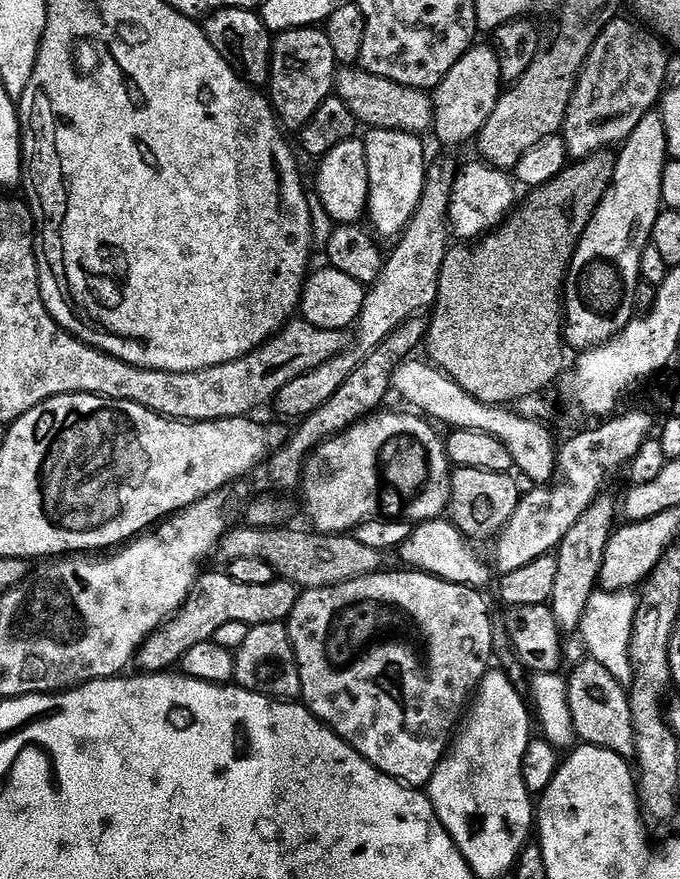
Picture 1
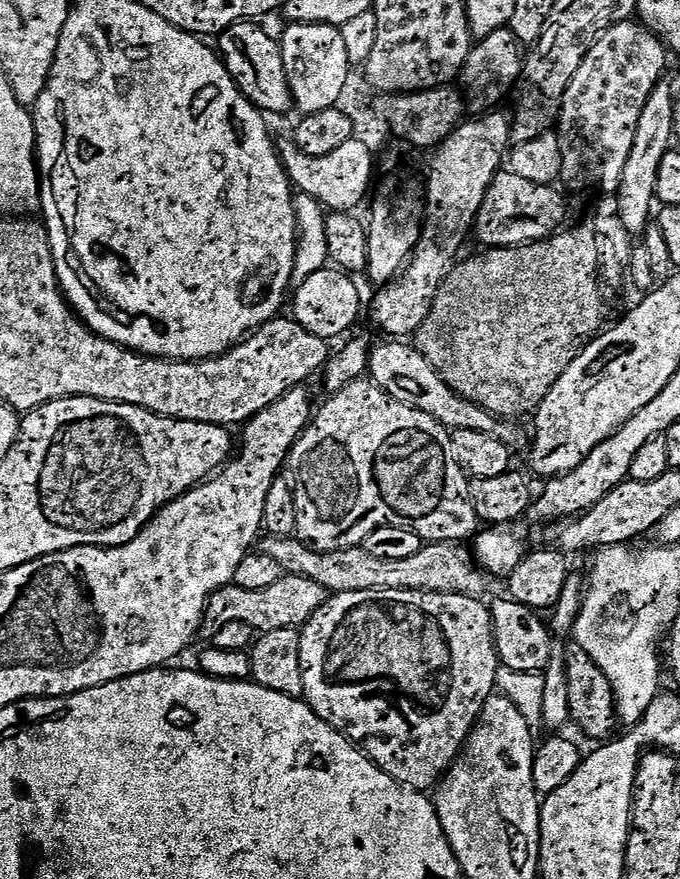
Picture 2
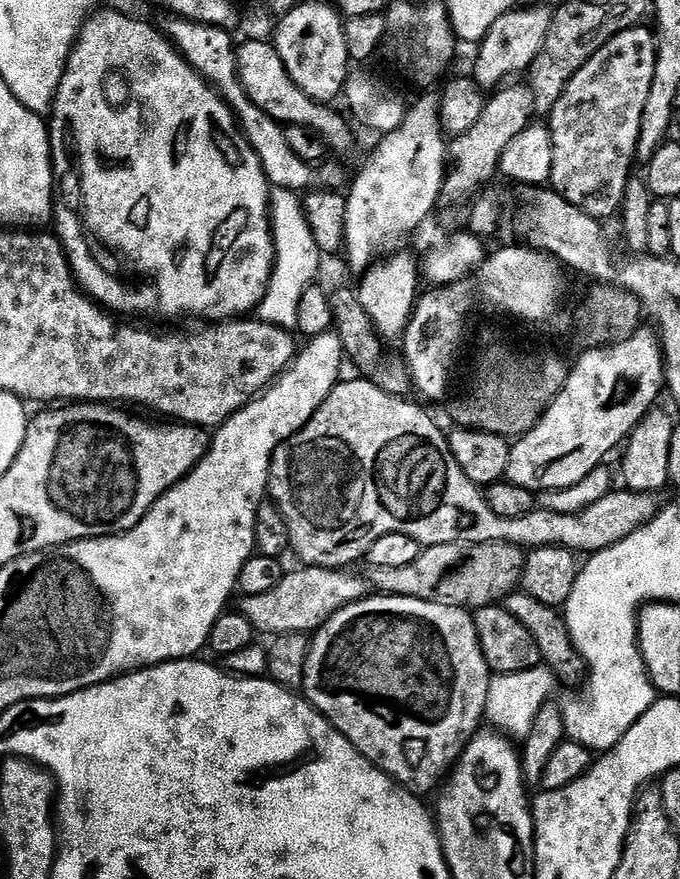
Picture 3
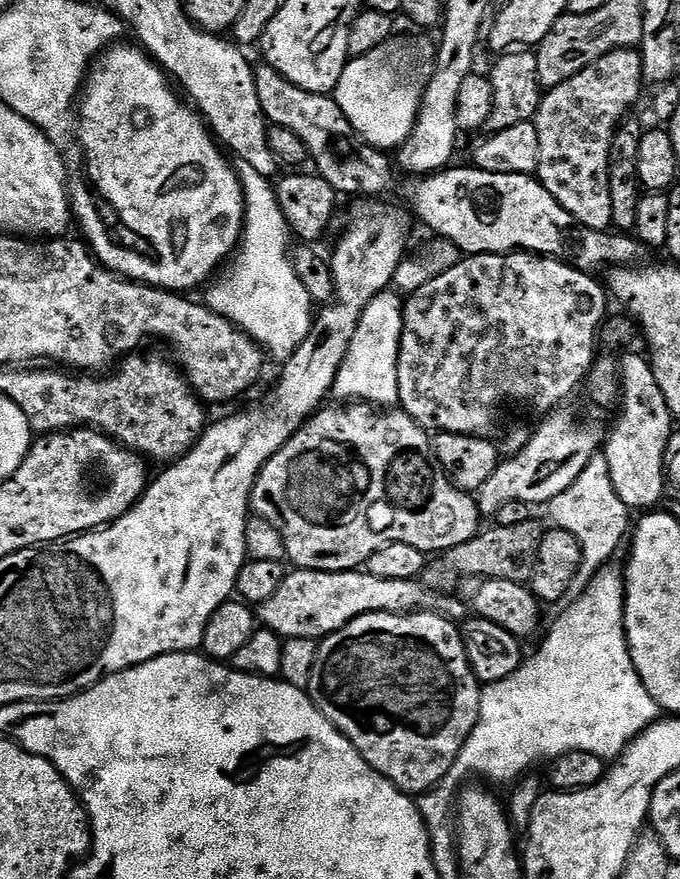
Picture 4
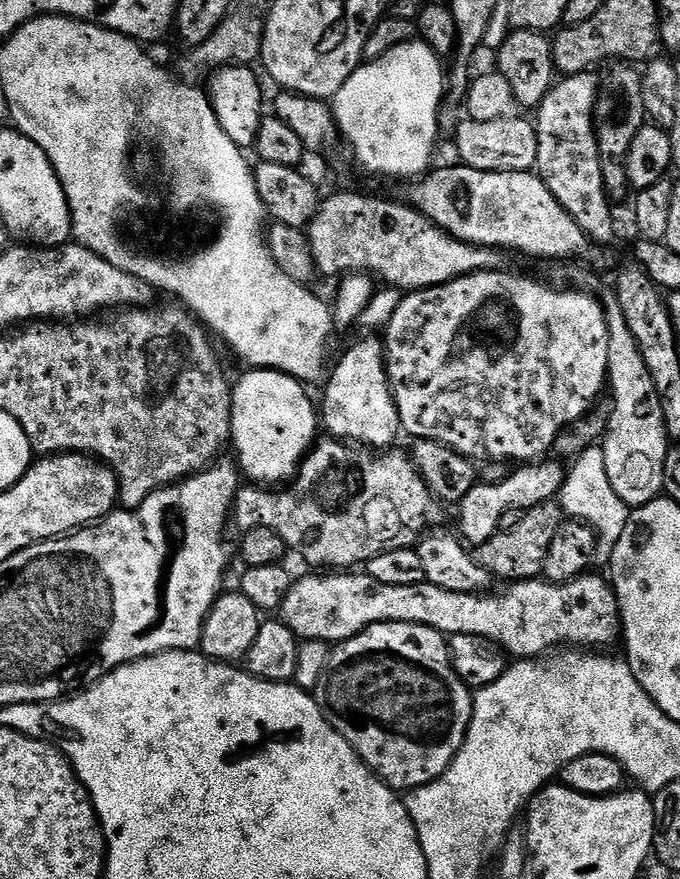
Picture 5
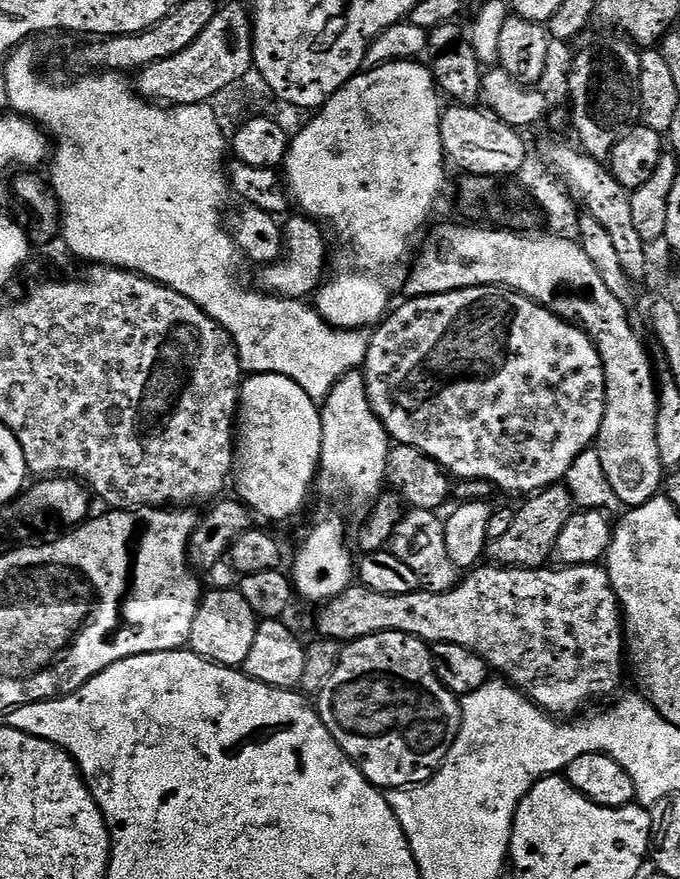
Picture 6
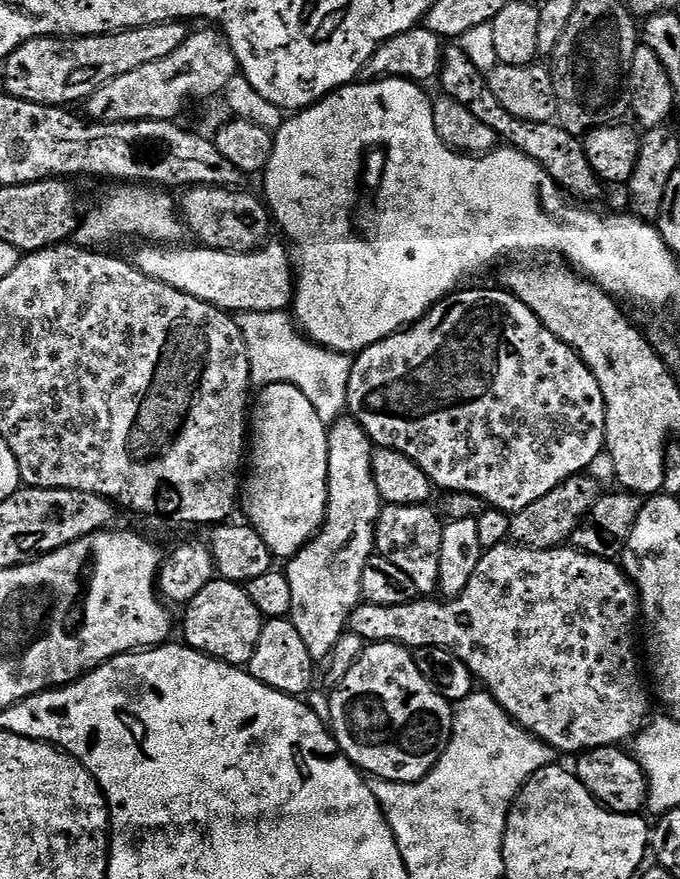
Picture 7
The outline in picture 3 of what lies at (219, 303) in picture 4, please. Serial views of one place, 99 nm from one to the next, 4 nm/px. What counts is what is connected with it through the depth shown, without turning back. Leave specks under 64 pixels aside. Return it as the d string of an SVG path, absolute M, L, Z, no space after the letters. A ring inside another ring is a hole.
M272 188L270 219L272 245L276 247L276 265L272 268L272 277L260 303L258 316L267 324L292 330L298 322L298 304L302 294L317 279L315 276L320 268L322 253L318 250L318 242L314 242L314 234L310 234L310 222L306 222L304 201L297 193L285 188Z

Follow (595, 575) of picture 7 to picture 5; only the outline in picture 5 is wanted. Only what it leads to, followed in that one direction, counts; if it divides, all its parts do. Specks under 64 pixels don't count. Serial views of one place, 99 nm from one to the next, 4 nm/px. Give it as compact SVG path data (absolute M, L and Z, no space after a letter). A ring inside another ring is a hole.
M312 574L295 581L286 594L286 602L281 606L278 616L285 626L301 641L326 640L339 642L354 638L362 630L375 624L386 622L410 622L425 624L447 634L449 637L458 634L481 636L496 644L512 658L540 658L561 646L579 646L584 650L604 650L607 644L621 639L620 607L616 594L609 581L600 576L585 574L568 584L549 584L543 578L535 580L517 580L507 585L508 592L493 594L454 594L442 590L427 582L414 586L386 586L367 574Z

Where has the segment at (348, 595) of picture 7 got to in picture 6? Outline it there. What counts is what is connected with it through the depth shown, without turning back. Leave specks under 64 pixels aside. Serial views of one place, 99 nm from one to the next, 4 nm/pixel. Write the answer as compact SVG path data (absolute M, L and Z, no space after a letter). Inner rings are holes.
M360 370L353 372L347 372L342 379L339 380L330 390L330 394L325 396L322 403L319 405L320 409L320 421L322 422L322 450L320 451L320 468L323 475L319 477L318 488L321 488L326 495L332 500L368 500L372 502L381 495L382 489L380 486L384 486L386 477L388 474L388 453L390 451L390 437L388 431L382 426L382 422L374 414L374 410L370 404L370 398L368 397L368 387L364 381L364 373ZM328 508L312 524L308 537L296 552L296 561L290 567L290 579L297 597L304 600L327 602L342 594L354 584L354 556L348 549L348 528L336 508Z

